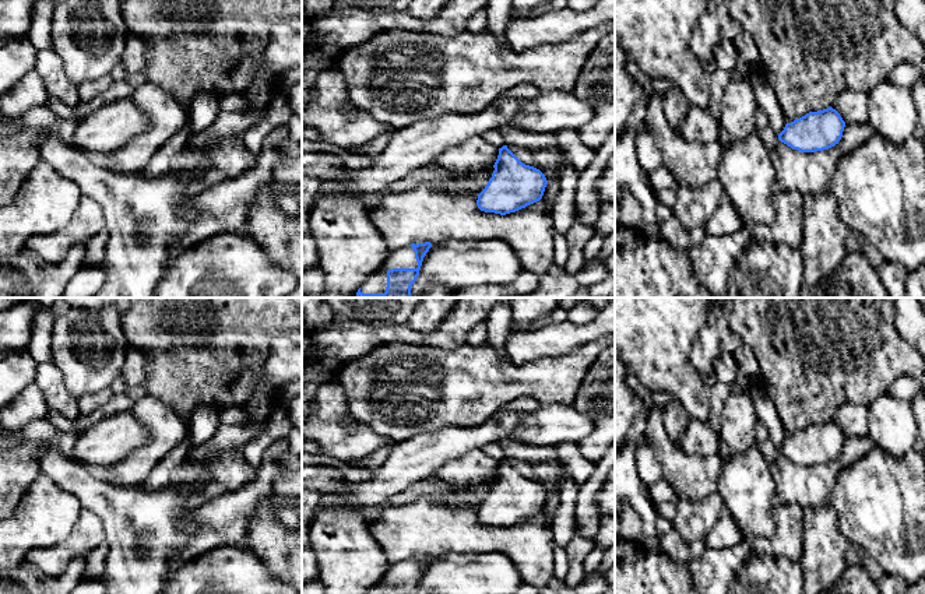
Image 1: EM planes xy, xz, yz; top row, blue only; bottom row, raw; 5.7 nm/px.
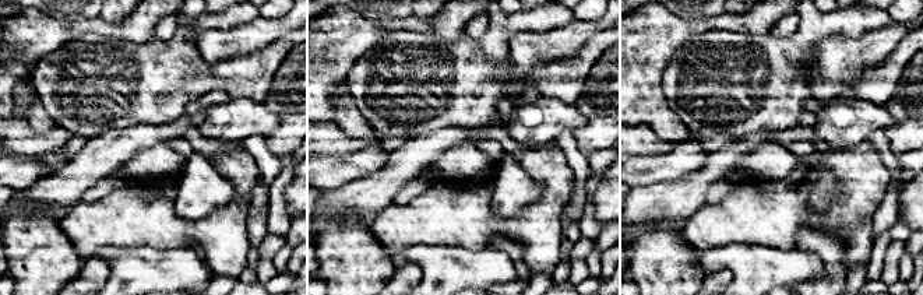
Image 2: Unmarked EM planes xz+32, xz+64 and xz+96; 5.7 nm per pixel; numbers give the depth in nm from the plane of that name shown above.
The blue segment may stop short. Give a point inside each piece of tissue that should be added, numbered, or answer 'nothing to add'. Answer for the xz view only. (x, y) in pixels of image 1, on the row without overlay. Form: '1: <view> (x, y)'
1: xz (404, 570)

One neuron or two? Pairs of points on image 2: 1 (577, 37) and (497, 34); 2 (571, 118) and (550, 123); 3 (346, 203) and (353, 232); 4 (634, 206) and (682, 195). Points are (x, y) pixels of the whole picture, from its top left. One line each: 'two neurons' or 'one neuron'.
1: two neurons
2: one neuron
3: two neurons
4: one neuron

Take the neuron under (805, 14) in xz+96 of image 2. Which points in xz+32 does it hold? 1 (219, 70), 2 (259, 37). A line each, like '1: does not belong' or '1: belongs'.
1: belongs
2: does not belong

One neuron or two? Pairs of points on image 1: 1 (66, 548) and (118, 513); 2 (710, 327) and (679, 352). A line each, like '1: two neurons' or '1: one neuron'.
1: two neurons
2: two neurons

